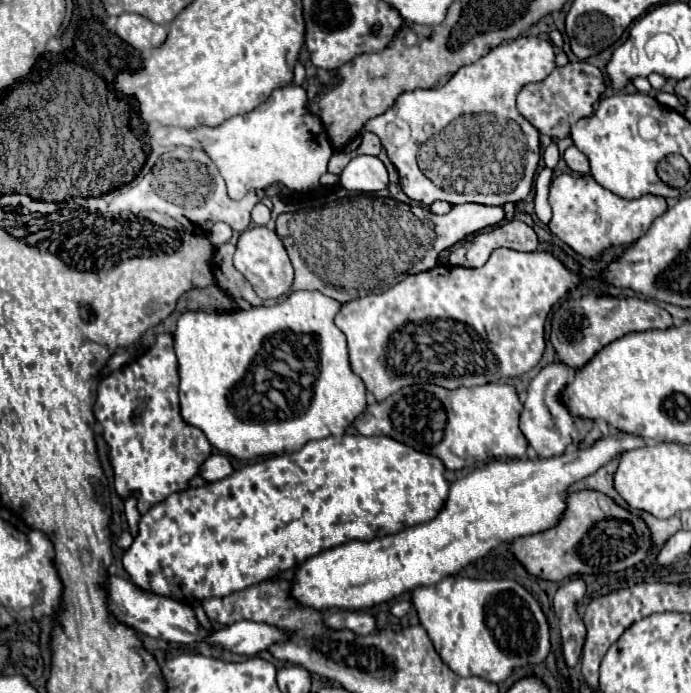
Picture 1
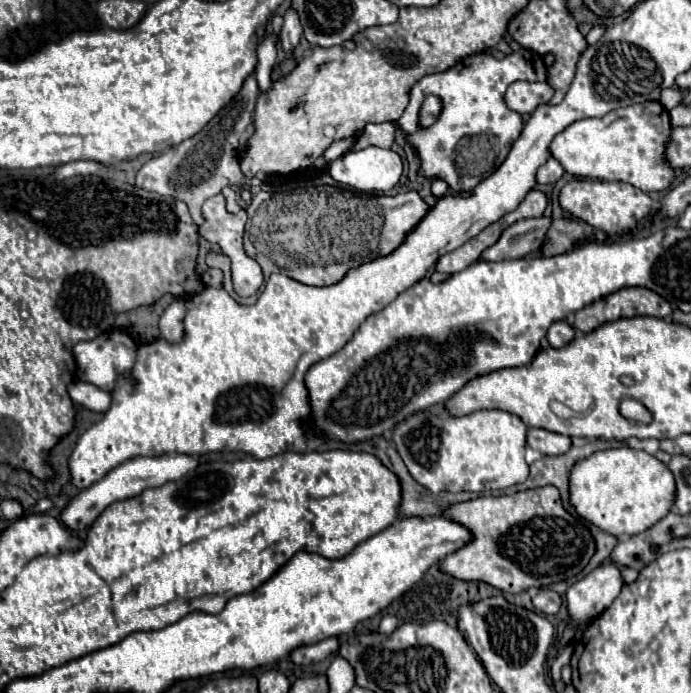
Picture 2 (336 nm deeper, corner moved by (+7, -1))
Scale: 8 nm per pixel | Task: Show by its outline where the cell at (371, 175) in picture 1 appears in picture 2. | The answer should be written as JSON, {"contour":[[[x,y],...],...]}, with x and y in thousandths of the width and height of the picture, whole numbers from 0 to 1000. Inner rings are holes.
{"contour":[[[528,212],[514,221],[502,221],[473,241],[476,253],[502,270],[528,278],[554,278],[575,267],[583,235],[566,215]]]}

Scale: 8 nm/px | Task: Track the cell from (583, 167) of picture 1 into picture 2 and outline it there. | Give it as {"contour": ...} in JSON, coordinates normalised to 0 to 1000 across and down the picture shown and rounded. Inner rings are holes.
{"contour":[[[795,229],[780,247],[777,247],[777,264],[806,264],[815,253],[815,238],[806,229]]]}

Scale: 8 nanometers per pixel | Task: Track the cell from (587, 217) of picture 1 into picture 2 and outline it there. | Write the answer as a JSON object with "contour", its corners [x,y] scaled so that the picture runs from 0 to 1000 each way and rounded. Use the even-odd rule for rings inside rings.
{"contour":[[[829,258],[809,276],[809,296],[826,313],[876,333],[881,342],[904,336],[916,330],[939,304],[945,304],[945,290],[928,273],[910,264],[881,264],[881,261],[852,261],[852,258]]]}

